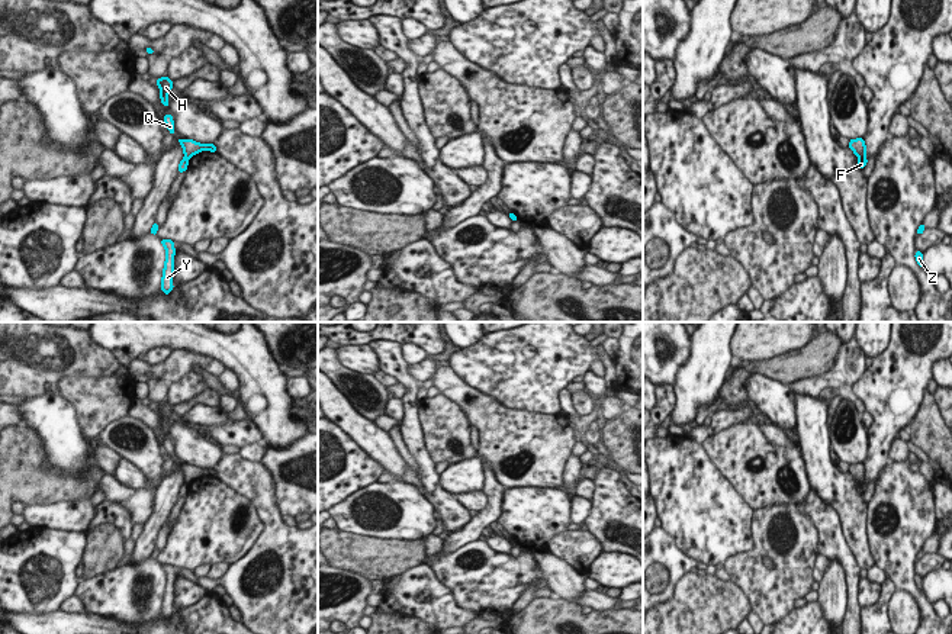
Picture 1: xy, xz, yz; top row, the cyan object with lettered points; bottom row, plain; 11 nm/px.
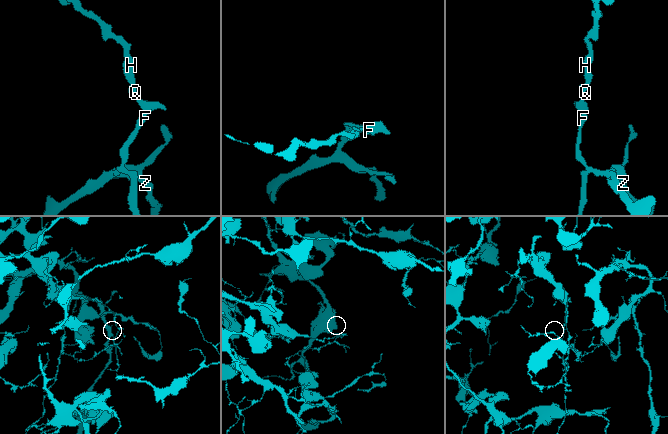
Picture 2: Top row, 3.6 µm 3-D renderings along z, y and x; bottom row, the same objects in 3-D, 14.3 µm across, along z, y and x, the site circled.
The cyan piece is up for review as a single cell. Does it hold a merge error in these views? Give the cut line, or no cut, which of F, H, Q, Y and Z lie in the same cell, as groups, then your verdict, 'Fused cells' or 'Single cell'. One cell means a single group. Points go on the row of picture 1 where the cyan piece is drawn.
Split along yz (859, 157), (865, 158). Groups: F Y Z / H Q. Fused cells.

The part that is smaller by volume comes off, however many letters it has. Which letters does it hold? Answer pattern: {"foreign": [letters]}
{"foreign": ["F", "Y", "Z"]}

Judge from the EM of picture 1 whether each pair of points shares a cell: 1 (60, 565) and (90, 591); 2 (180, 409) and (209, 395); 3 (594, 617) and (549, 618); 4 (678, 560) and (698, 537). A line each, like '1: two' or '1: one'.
1: two
2: one
3: one
4: two

